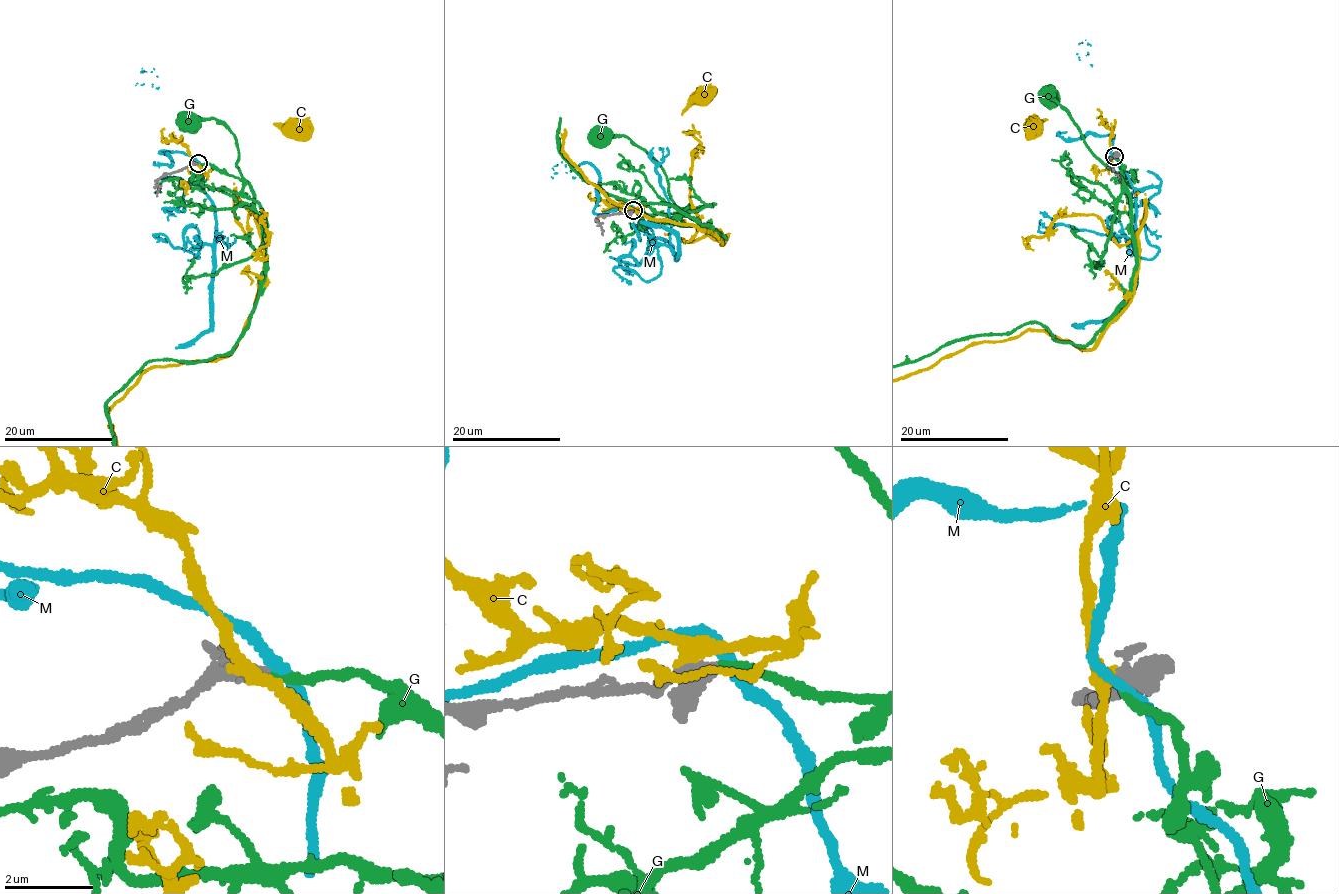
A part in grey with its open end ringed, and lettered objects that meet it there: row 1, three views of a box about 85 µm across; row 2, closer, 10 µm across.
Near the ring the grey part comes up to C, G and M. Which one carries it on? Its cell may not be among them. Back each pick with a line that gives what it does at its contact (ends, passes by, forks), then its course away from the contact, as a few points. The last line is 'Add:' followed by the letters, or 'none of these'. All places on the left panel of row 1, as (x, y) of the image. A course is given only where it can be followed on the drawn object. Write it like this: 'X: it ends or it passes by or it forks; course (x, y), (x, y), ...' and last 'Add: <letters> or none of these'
G: it ends; course (198, 163), (209, 163), (242, 178), (237, 168), (238, 153), (234, 134), (213, 118), (188, 123)
Add: G

